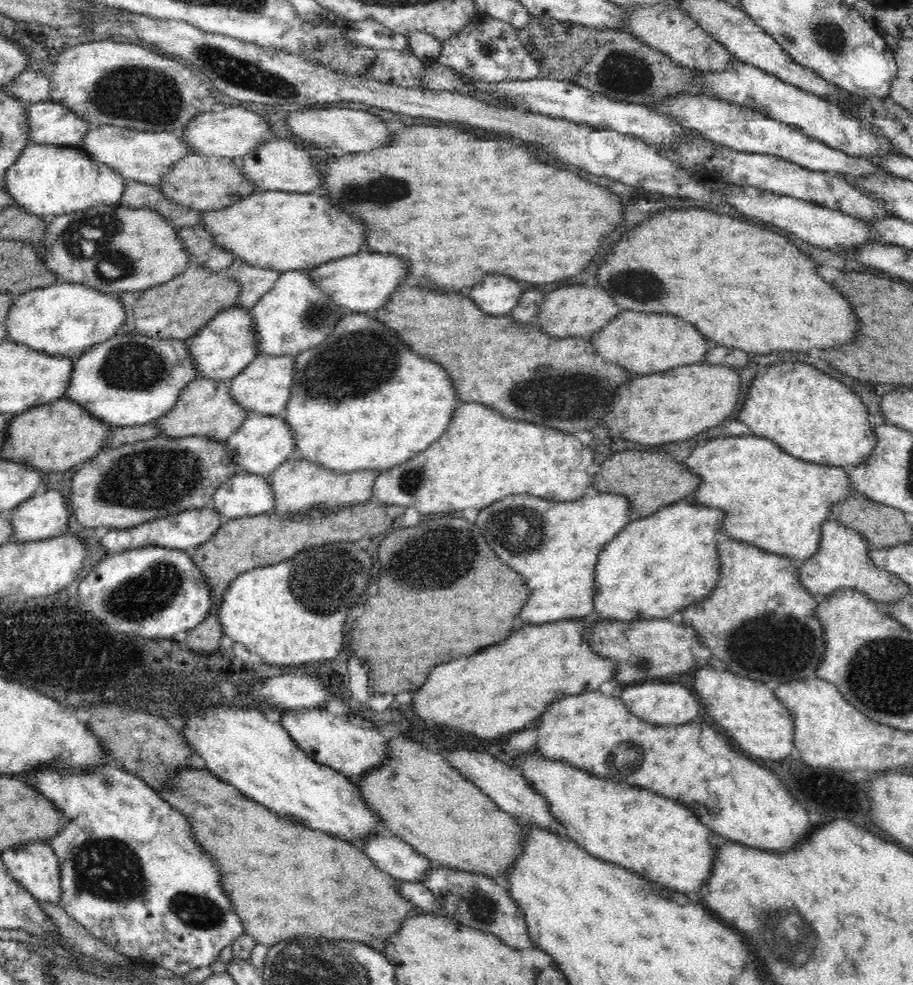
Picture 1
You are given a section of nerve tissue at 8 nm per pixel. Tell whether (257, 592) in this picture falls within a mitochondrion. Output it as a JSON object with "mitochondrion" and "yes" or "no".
{"mitochondrion":"no"}

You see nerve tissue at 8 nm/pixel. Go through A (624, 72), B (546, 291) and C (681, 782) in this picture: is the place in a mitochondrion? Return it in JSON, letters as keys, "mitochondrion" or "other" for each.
{"A":"mitochondrion","B":"other","C":"other"}

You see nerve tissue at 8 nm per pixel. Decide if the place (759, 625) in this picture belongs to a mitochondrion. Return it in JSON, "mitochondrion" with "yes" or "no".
{"mitochondrion":"yes"}

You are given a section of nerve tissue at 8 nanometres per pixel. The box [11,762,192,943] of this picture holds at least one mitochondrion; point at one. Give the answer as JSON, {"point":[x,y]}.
{"point":[106,869]}

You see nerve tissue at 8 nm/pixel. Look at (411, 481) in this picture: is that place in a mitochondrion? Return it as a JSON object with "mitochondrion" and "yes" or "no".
{"mitochondrion":"yes"}

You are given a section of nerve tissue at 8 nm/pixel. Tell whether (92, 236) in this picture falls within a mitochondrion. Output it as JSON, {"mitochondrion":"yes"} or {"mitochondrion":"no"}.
{"mitochondrion":"yes"}

